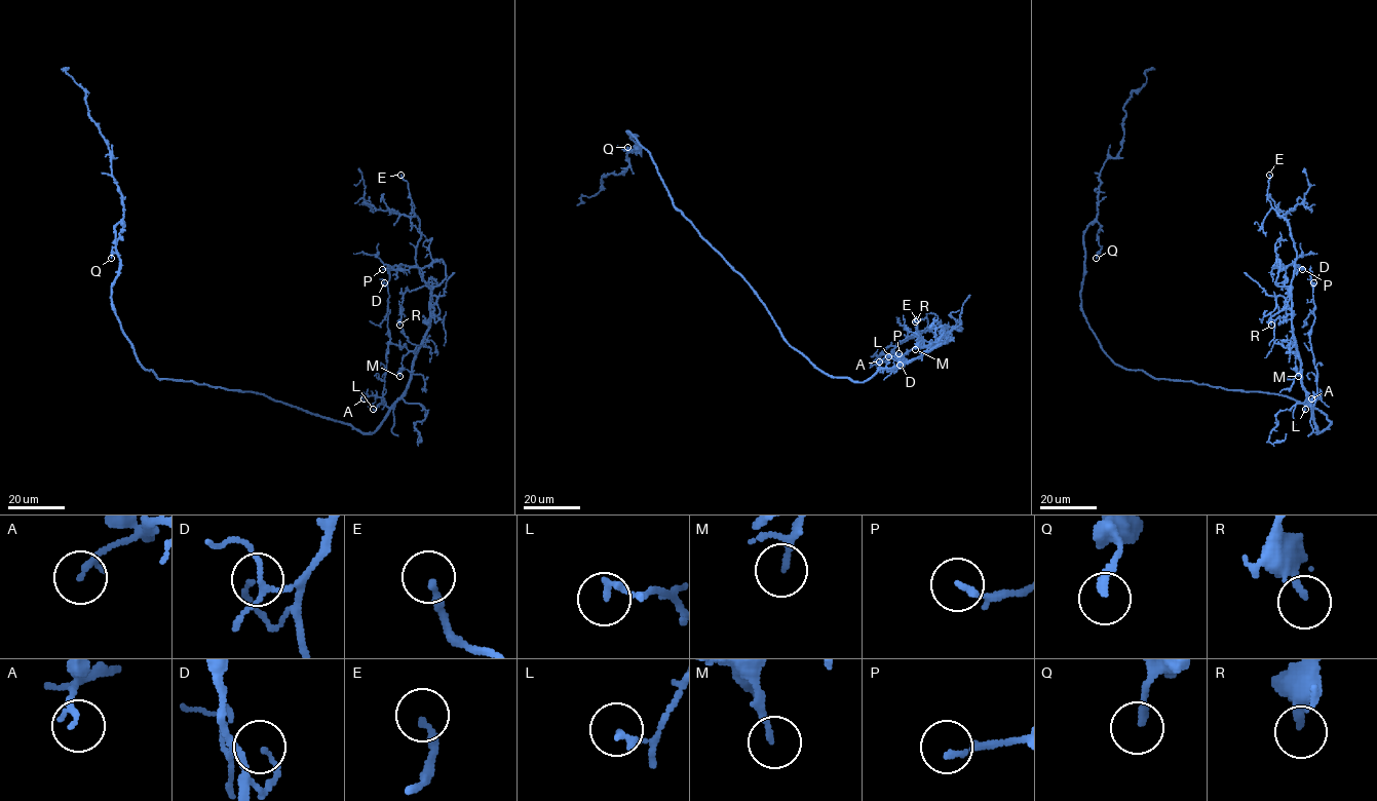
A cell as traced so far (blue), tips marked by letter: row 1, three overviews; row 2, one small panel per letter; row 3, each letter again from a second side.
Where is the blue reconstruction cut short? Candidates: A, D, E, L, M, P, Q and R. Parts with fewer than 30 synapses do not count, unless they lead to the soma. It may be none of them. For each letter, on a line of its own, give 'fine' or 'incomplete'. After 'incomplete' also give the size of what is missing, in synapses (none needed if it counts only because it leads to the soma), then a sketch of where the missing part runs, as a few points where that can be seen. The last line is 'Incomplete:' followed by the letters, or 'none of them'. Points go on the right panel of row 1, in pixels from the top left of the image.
A: fine
D: fine
E: fine
L: fine
M: fine
P: fine
Q: fine
R: fine
Incomplete: none of them

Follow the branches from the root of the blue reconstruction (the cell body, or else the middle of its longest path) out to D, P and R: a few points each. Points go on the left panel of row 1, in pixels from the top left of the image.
D: (238, 391), (263, 393), (373, 432), (389, 410), (382, 396), (390, 338), (389, 293), (384, 282)
P: (238, 391), (263, 393), (373, 432), (406, 389), (430, 320), (430, 288), (419, 269), (382, 269)
R: (238, 391), (263, 393), (373, 432), (409, 381), (415, 352), (430, 320), (426, 285), (406, 292), (399, 325)

